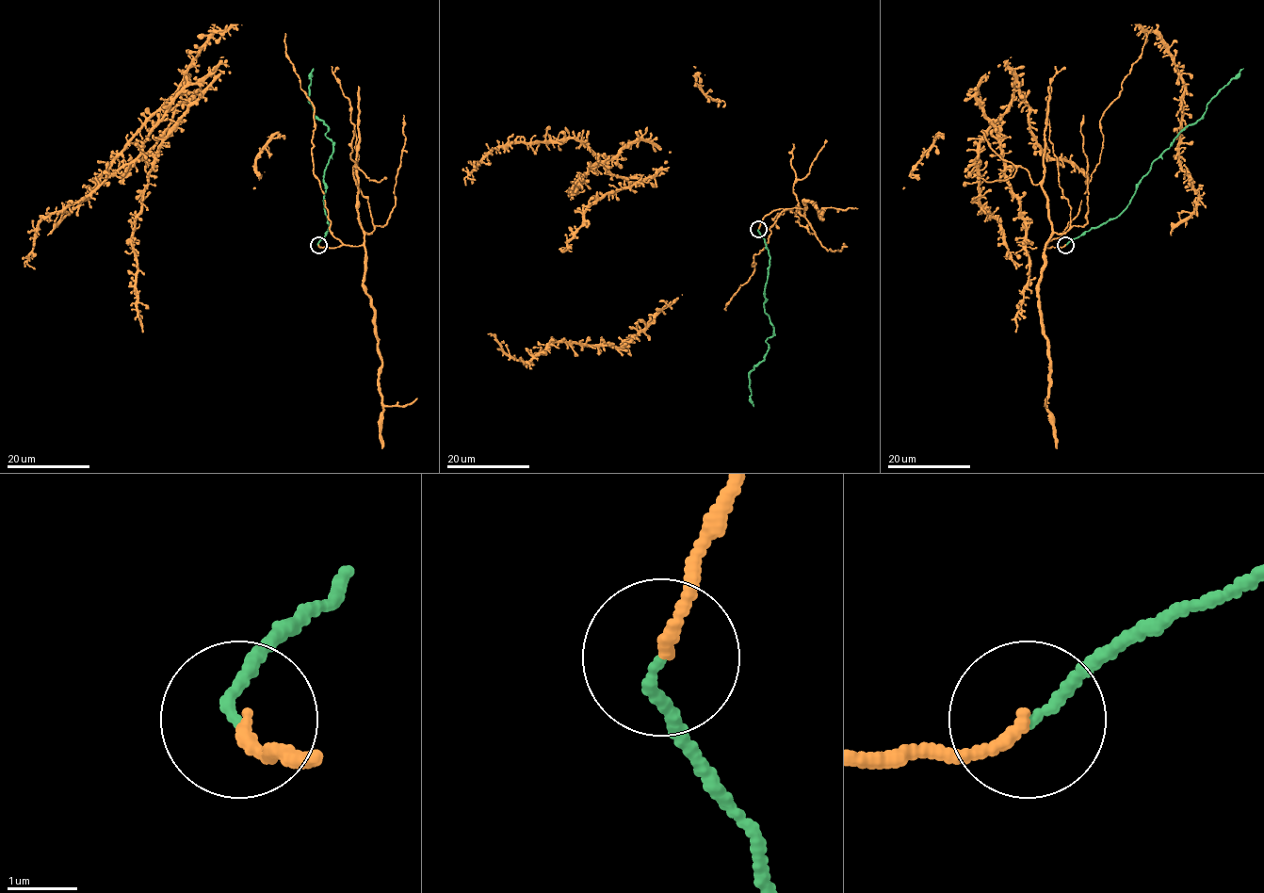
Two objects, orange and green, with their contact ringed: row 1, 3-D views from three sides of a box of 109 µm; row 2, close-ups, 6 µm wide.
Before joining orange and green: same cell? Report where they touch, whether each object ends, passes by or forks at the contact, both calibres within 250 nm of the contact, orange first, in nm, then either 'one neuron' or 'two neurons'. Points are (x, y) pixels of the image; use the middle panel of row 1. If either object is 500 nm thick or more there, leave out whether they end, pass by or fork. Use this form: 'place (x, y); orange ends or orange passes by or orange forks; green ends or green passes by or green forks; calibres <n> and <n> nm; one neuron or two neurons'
place (758, 229); orange ends; green ends; calibres 150 and 130 nm; one neuron

